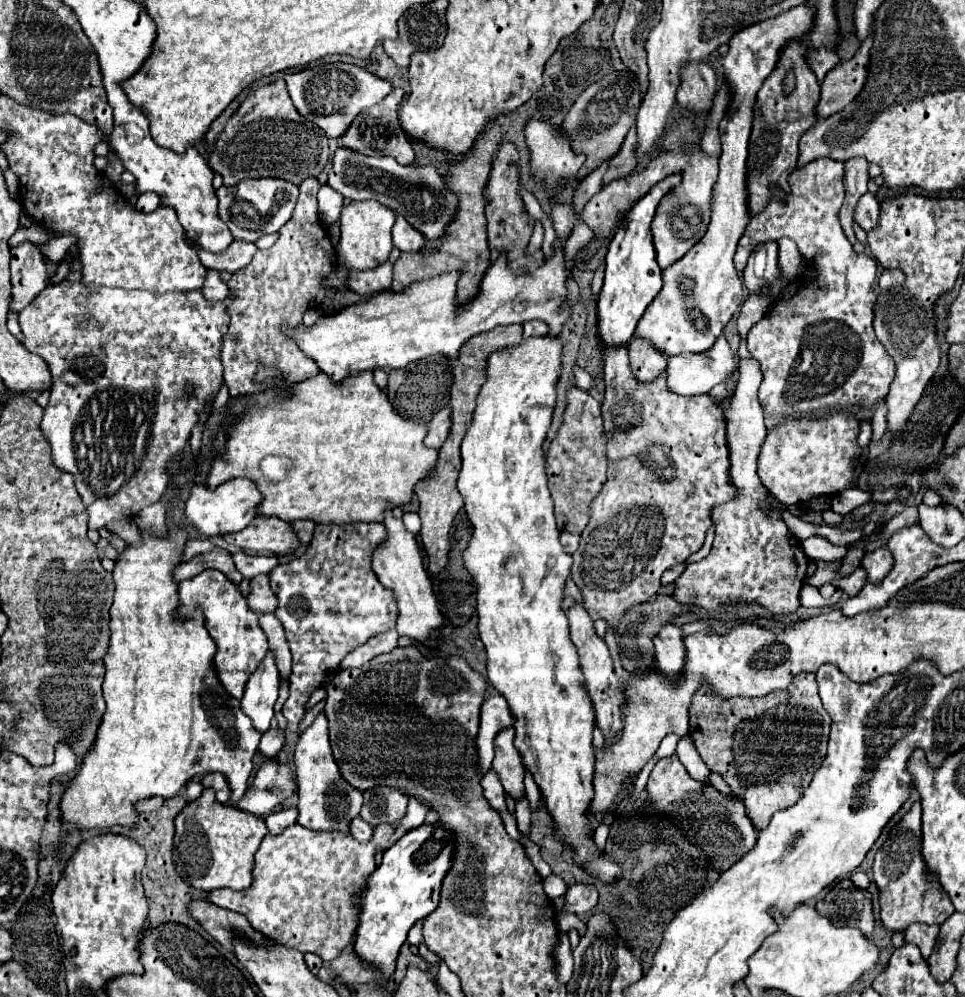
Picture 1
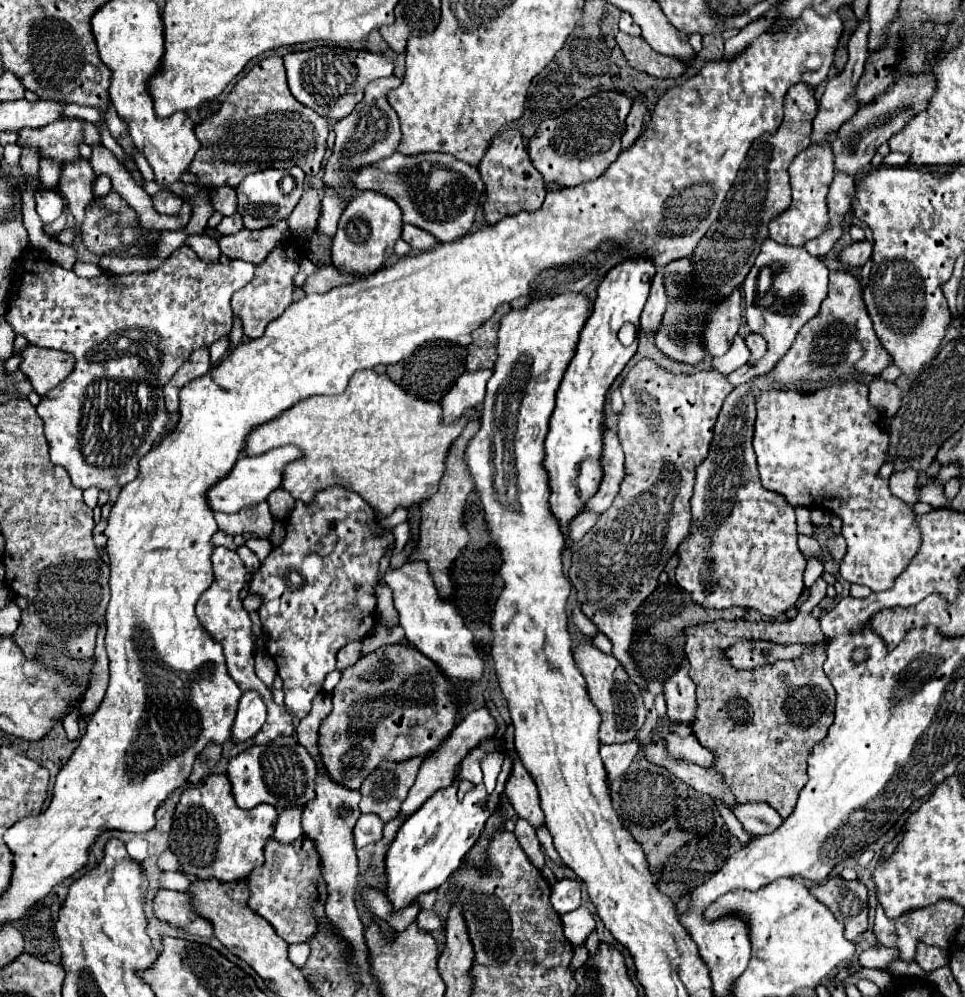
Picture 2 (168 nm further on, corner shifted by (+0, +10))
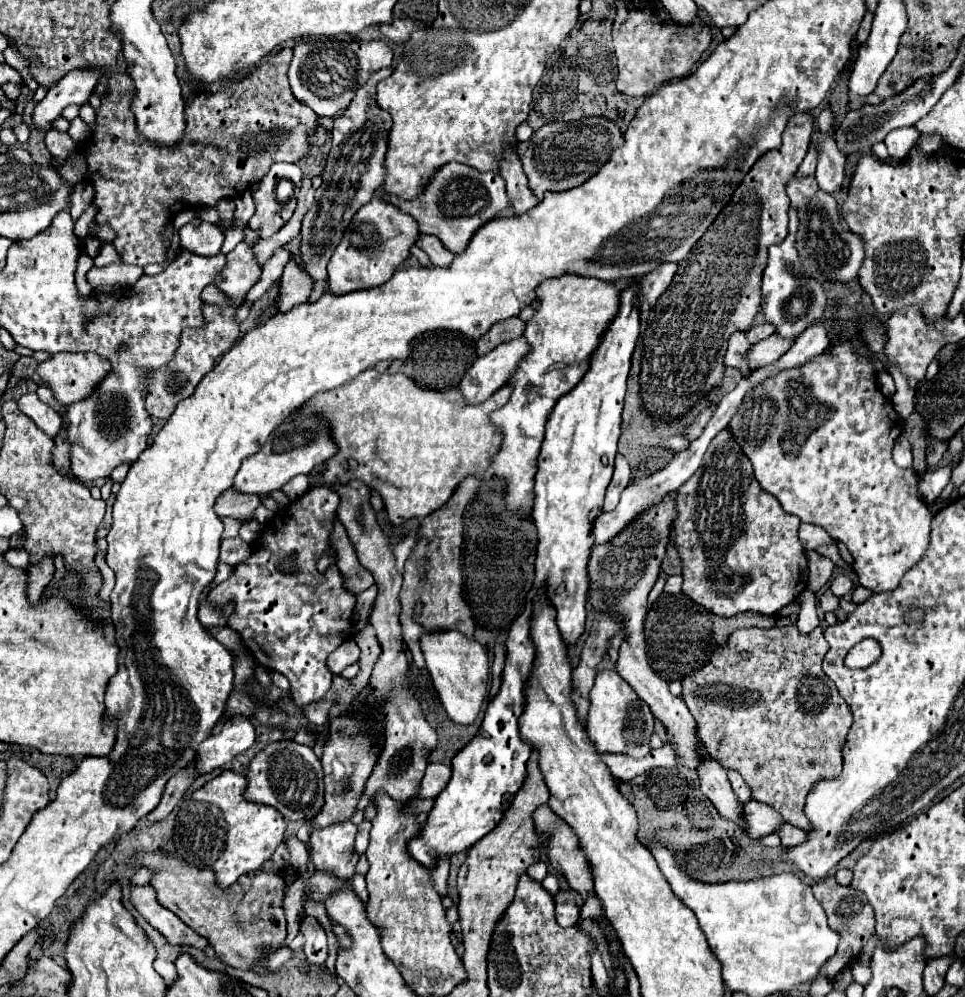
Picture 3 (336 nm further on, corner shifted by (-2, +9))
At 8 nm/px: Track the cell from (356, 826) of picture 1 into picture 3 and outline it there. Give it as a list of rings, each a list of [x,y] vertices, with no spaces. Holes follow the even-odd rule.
[[[365,820],[361,826],[359,826],[359,832],[357,832],[357,854],[365,854],[367,850],[367,844],[369,844],[369,830],[371,830],[371,822]]]

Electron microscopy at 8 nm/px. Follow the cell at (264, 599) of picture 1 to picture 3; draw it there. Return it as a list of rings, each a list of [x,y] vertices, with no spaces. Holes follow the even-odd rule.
[[[229,538],[221,542],[219,562],[229,562],[231,566],[237,566],[239,562],[245,562],[251,554],[253,554],[253,548],[245,544],[241,538]]]

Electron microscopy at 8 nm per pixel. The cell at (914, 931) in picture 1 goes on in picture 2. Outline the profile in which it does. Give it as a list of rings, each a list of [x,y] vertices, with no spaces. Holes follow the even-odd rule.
[[[919,945],[917,947],[917,957],[915,961],[919,963],[919,967],[927,973],[943,967],[943,965],[949,965],[949,953],[945,949],[935,949],[935,947],[929,947],[929,945]]]

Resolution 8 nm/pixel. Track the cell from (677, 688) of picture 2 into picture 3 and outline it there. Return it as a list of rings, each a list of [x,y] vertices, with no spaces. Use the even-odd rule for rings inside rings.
[[[699,742],[701,746],[697,746],[699,752],[699,766],[697,766],[697,776],[699,776],[699,786],[701,792],[715,804],[715,808],[719,810],[719,814],[739,826],[743,826],[741,820],[741,802],[735,798],[727,772],[725,768],[721,768],[721,762],[715,760],[703,742]]]

